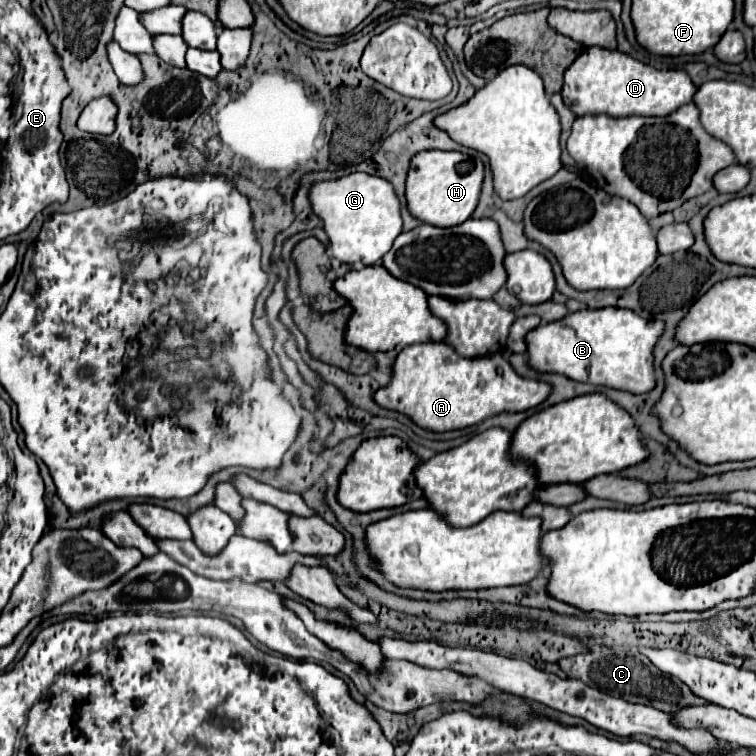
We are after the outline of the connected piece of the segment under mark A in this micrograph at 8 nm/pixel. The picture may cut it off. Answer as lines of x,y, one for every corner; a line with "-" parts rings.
445,342
413,344
403,348
387,386
375,390
373,400
387,410
409,416
417,426
433,432
461,430
499,412
523,412
541,404
551,388
545,382
521,378
501,352
481,358
463,358

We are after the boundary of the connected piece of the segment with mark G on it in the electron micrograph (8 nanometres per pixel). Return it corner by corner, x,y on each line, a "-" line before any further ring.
351,172
341,178
315,182
309,190
309,202
329,236
329,254
339,262
363,262
365,266
379,264
401,232
399,200
391,184
379,176

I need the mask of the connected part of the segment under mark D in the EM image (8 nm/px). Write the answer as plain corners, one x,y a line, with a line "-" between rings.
599,46
585,48
577,60
563,74
561,96
565,106
575,116
609,114
623,116
667,116
675,108
693,100
695,86
681,70
655,70
619,50
605,50

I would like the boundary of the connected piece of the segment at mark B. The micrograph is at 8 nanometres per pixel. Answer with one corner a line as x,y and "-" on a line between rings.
601,308
601,310
579,310
563,316
563,320
555,320
535,330
527,332
527,364
537,372
563,374
575,382
591,382
595,386
609,386
615,390
625,390
631,394
649,392
655,386
653,378
653,346
657,344
663,332
661,320
645,320
639,314
623,308

